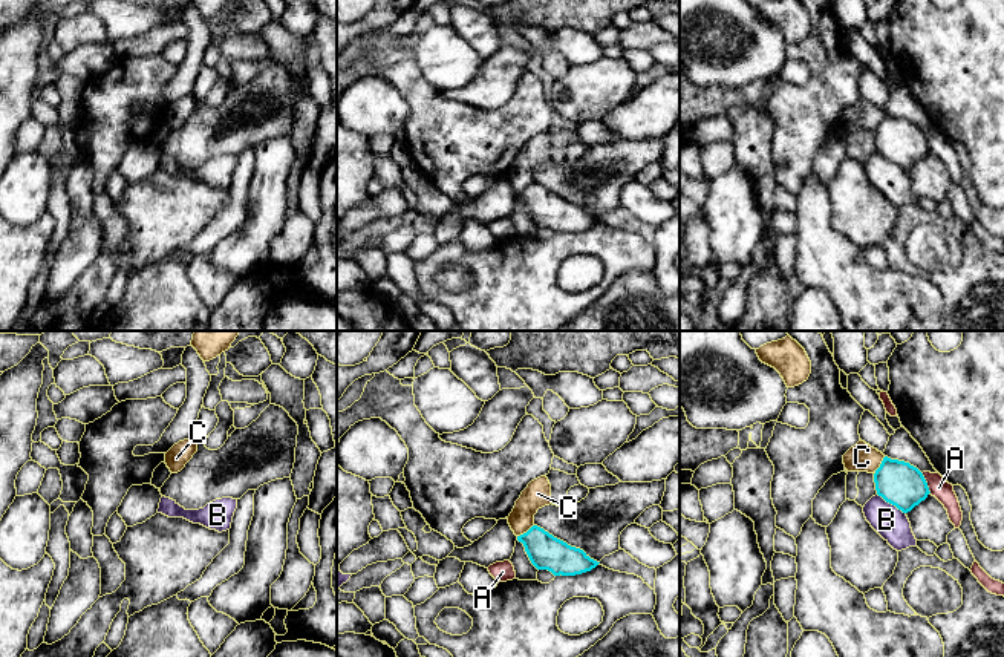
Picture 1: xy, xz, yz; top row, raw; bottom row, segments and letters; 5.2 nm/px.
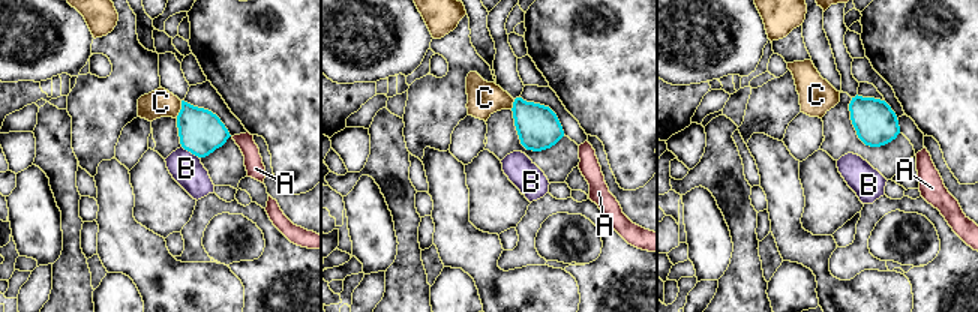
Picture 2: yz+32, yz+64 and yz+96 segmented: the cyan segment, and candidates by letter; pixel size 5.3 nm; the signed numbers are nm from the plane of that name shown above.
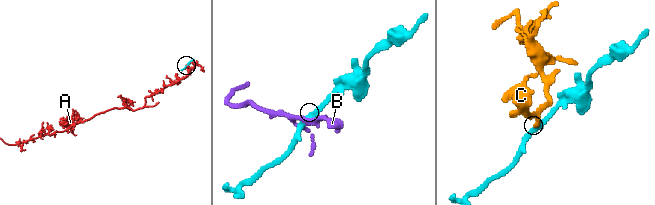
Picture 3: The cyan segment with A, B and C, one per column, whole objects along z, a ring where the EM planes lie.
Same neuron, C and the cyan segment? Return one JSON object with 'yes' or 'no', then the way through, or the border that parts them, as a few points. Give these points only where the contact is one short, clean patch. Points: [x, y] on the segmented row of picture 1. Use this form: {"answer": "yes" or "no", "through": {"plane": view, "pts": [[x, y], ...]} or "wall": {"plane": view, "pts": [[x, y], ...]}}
{"answer": "no", "wall": {"plane": "yz", "pts": [[885, 457], [874, 473]]}}

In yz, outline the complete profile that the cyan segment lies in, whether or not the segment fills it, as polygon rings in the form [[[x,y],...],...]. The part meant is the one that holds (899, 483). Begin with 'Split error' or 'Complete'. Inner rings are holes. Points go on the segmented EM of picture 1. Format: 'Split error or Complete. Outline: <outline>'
Complete. Outline: [[[883,458],[874,473],[877,495],[903,513],[927,498],[929,487],[923,473],[909,463]]]

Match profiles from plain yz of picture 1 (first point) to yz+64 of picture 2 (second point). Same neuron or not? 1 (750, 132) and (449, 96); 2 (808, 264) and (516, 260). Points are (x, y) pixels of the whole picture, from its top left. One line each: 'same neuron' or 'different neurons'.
1: different neurons
2: different neurons

